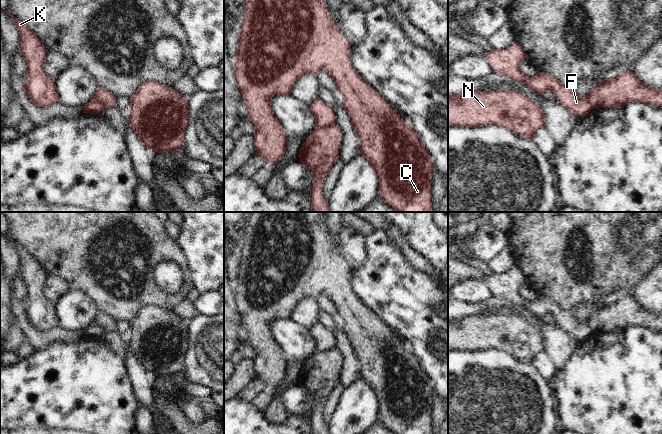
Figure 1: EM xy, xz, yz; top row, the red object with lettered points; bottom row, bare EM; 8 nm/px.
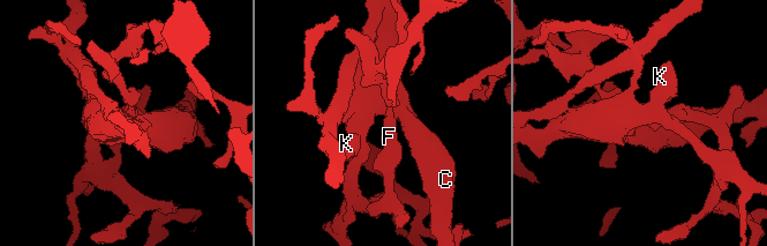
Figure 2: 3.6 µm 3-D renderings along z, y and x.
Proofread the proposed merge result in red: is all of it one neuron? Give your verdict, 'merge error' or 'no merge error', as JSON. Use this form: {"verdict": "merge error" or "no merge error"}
{"verdict": "merge error"}

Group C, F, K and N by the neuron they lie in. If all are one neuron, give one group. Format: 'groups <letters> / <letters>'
groups C K N / F

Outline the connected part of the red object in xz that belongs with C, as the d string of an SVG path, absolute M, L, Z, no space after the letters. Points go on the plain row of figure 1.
M250 212L243 232L243 247L234 283L234 293L237 312L247 332L247 343L255 351L253 358L255 378L266 384L268 388L281 384L285 378L288 360L272 335L272 321L290 319L292 311L302 299L306 297L316 299L324 293L344 321L343 332L361 364L358 373L379 404L378 420L394 434L432 434L431 402L435 393L434 385L408 346L402 343L396 333L391 331L353 293L349 284L349 263L340 258L339 249L335 248L327 233L325 212Z

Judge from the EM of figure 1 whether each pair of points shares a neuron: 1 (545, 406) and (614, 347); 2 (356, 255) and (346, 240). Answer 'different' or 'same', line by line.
1: different
2: same

